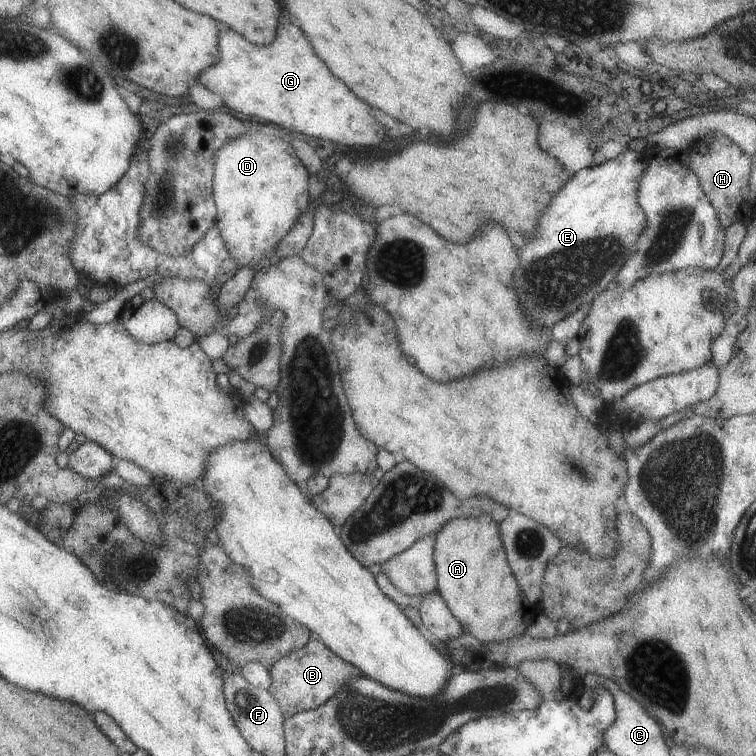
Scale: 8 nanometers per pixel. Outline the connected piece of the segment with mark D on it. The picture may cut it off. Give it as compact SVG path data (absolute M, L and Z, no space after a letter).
M249 130L235 140L229 140L213 154L212 194L216 206L216 227L229 256L237 262L237 268L253 268L254 271L271 266L275 256L275 246L291 230L295 220L311 210L308 194L307 172L293 148L286 140L269 135L260 130Z

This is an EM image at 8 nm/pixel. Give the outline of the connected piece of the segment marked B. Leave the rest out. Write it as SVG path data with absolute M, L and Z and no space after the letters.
M310 633L309 642L303 648L292 650L276 660L268 671L271 684L266 688L267 692L277 700L282 717L286 719L295 713L314 709L323 704L330 696L337 694L337 690L345 684L345 680L353 676L357 670L333 654L321 640Z

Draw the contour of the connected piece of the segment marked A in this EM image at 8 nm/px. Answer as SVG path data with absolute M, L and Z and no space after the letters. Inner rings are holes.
M487 515L461 516L447 521L435 536L433 562L435 564L436 590L445 601L451 614L461 623L465 633L484 643L499 643L525 634L529 622L538 612L524 596L507 564L506 554L499 536L498 523Z

